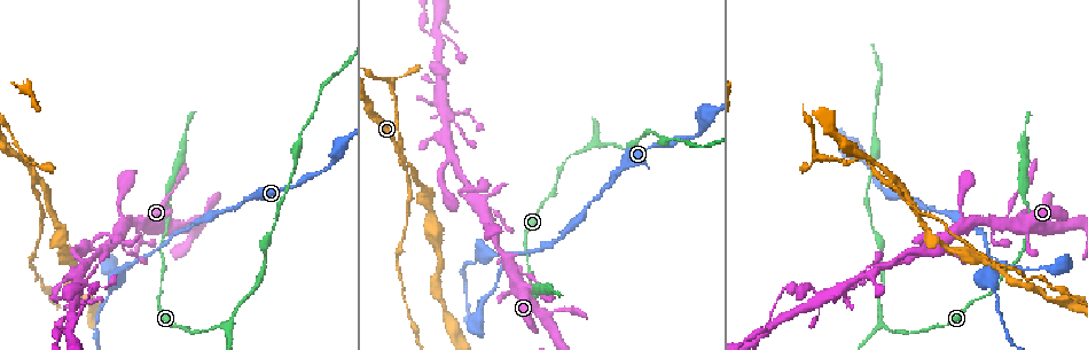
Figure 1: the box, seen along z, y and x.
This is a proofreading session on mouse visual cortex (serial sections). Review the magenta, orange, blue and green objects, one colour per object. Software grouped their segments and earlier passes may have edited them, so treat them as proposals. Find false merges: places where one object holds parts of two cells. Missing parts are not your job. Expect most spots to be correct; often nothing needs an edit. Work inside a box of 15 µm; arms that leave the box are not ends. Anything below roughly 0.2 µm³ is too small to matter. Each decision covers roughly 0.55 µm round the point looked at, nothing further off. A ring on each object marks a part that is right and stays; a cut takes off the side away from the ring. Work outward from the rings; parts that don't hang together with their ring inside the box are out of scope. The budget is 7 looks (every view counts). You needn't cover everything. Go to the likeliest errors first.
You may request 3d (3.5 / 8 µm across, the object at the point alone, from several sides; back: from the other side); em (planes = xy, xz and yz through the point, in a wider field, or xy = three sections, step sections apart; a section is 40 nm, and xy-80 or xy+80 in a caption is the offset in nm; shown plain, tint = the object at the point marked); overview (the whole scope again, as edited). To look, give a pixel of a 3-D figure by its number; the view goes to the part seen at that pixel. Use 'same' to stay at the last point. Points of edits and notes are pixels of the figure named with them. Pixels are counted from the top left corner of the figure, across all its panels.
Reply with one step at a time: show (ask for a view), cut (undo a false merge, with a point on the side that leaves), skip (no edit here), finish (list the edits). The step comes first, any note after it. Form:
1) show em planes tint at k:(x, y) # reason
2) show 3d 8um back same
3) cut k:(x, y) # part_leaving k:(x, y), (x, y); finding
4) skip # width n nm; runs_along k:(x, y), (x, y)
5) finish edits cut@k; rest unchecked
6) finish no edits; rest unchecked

show em xy step 5 tint at 1:(403, 158) # four or more arms meet

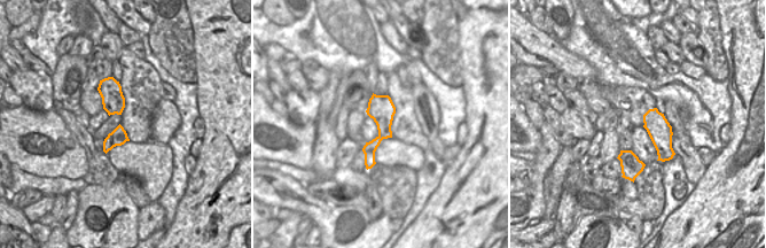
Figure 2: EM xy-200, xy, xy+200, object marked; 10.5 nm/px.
show 3d 3.5um same

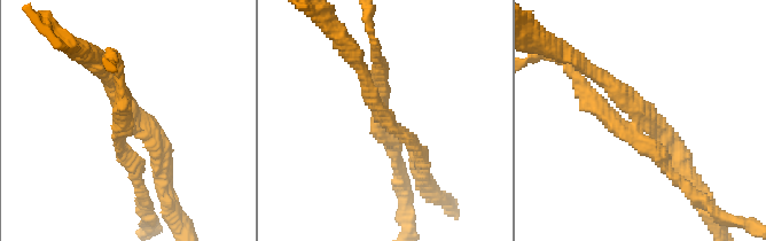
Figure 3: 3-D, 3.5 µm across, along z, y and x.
cut 3:(587, 108) # arm_widths 200, 200, 200, 250 nm; two cells meet here

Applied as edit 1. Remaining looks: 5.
show overview # see it whole again

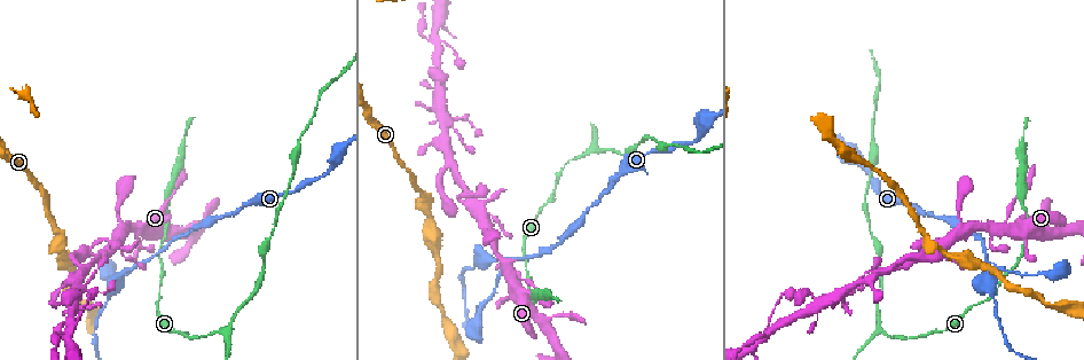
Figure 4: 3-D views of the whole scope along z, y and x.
show 3d 3.5um at 4:(988, 261) # two arms in line, one across

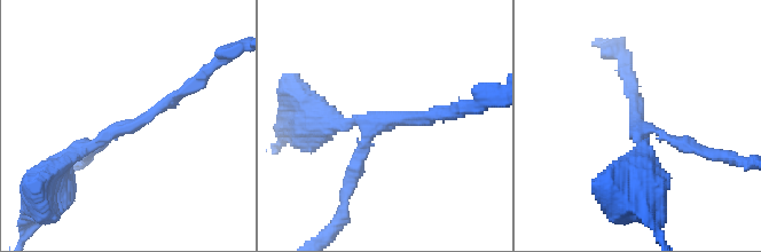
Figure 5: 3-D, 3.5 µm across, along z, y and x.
show em xy step 3 tint at 5:(640, 127) # arms 3; arm_widths 150, 200, 200 nm; shape alone is not enough

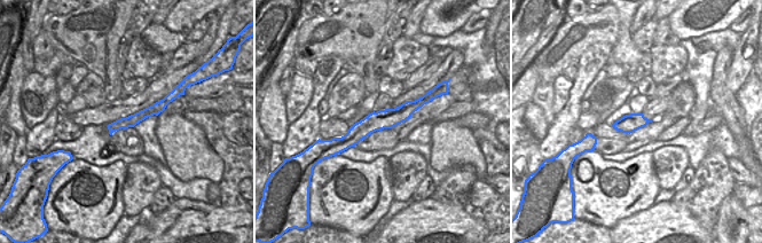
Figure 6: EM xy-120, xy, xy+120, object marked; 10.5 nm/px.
skip # width 200 nm; runs_along 5:(185, 89), (57, 167); one cell here

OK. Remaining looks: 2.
show 3d 8um back at 4:(221, 331) # three-way junction

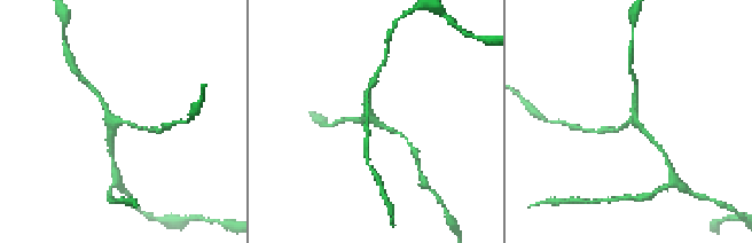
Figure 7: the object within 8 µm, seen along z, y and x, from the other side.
show 3d 3.5um at 7:(117, 123)

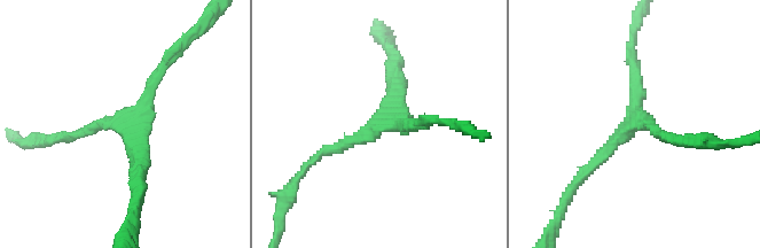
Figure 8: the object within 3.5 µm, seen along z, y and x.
skip # runs_along 8:(57, 140), (135, 116), (166, 63); one cell here

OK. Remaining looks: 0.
finish edits cut@3; rest unchecked

